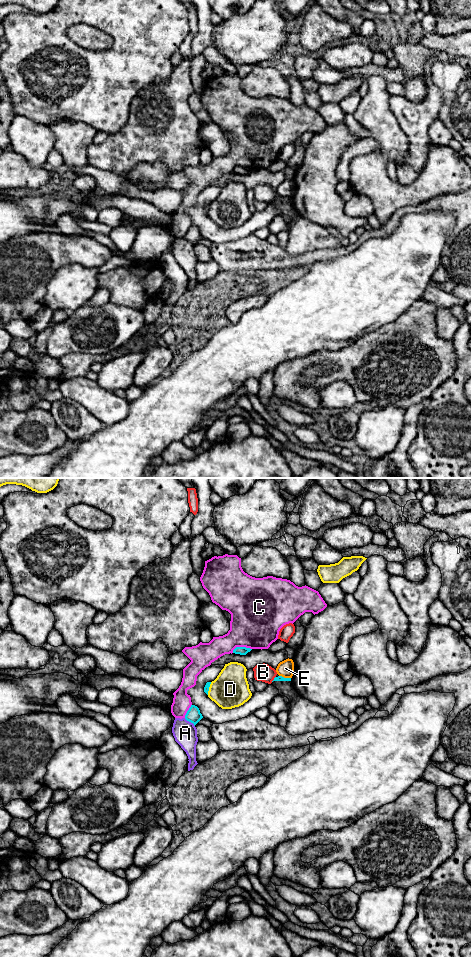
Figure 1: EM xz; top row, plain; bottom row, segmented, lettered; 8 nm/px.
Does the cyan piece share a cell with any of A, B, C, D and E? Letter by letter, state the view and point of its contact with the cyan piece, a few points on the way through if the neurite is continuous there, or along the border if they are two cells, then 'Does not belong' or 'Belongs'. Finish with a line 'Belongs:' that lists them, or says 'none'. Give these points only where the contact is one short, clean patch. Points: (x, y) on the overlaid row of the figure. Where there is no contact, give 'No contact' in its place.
A: Touches cyan at xz (190, 721). Boundary: xz (184, 718), (194, 726). Does not belong
B: Touches cyan at xz (274, 679). Does not belong
C: Touches cyan at xz (241, 647). Does not belong
D: Touches cyan at xz (208, 688). Does not belong
E: Touches cyan at xz (285, 678). Boundary: xz (279, 675), (290, 678). Does not belong
Belongs: none

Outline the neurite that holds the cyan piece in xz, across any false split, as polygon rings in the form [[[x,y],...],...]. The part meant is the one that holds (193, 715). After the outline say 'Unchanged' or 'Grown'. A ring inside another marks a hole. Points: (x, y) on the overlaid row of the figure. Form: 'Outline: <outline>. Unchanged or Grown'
Outline: [[[191,705],[185,715],[185,719],[194,724],[194,726],[203,718],[197,706]]]. Unchanged

